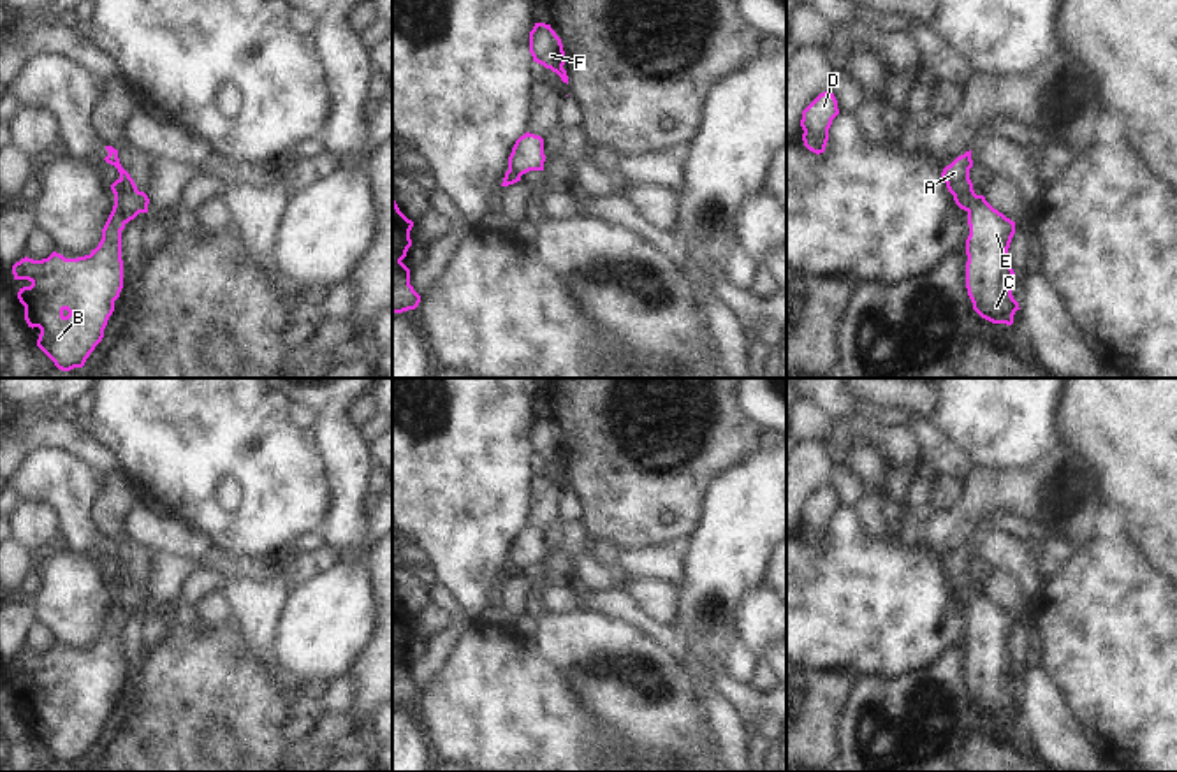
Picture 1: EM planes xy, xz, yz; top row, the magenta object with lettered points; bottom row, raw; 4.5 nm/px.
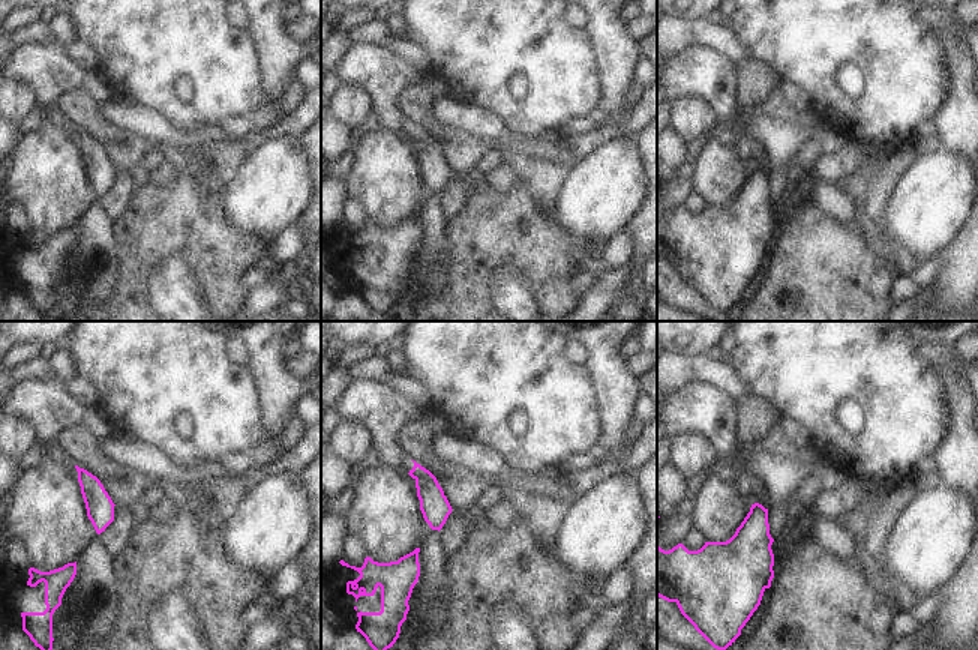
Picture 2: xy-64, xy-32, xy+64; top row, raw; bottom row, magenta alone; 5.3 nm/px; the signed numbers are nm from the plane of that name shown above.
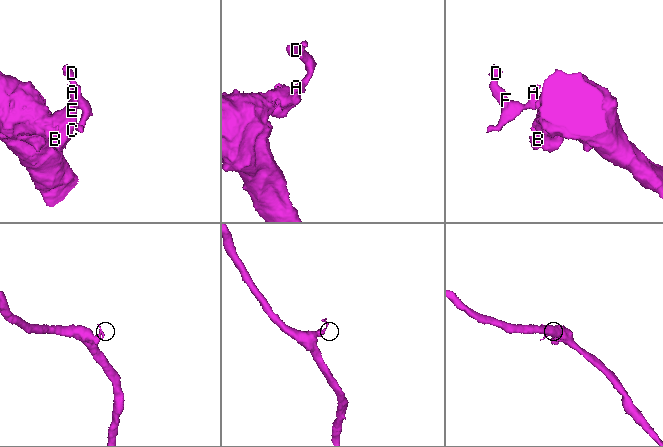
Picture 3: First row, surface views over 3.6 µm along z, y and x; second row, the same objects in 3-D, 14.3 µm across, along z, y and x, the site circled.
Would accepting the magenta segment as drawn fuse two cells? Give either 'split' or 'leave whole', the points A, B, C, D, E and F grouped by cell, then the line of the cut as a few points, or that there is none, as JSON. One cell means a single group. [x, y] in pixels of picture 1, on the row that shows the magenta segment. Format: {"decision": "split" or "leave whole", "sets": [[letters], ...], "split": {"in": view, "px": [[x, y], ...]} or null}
{"decision": "split", "sets": [["A", "D", "F"], ["B", "C", "E"]], "split": {"in": "xy", "px": [[115, 201], [125, 222]]}}

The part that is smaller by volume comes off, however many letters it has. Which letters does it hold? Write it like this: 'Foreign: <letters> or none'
Foreign: A, D, F

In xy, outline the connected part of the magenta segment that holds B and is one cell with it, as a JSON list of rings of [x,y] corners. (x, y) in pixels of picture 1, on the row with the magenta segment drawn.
[[[114,202],[102,229],[102,239],[90,255],[65,259],[53,251],[48,259],[33,260],[25,257],[12,266],[14,280],[28,280],[32,283],[18,292],[18,299],[25,306],[25,320],[28,327],[40,329],[37,346],[62,371],[83,368],[90,353],[104,338],[104,329],[114,311],[114,301],[123,288],[123,229],[125,220]]]

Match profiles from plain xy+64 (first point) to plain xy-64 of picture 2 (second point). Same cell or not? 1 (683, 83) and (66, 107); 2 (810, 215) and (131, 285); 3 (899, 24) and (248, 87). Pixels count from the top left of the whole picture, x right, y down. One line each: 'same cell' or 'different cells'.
1: different cells
2: same cell
3: same cell

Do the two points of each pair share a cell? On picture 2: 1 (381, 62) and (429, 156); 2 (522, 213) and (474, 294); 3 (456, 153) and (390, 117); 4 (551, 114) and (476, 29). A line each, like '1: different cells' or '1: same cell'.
1: same cell
2: same cell
3: different cells
4: same cell

